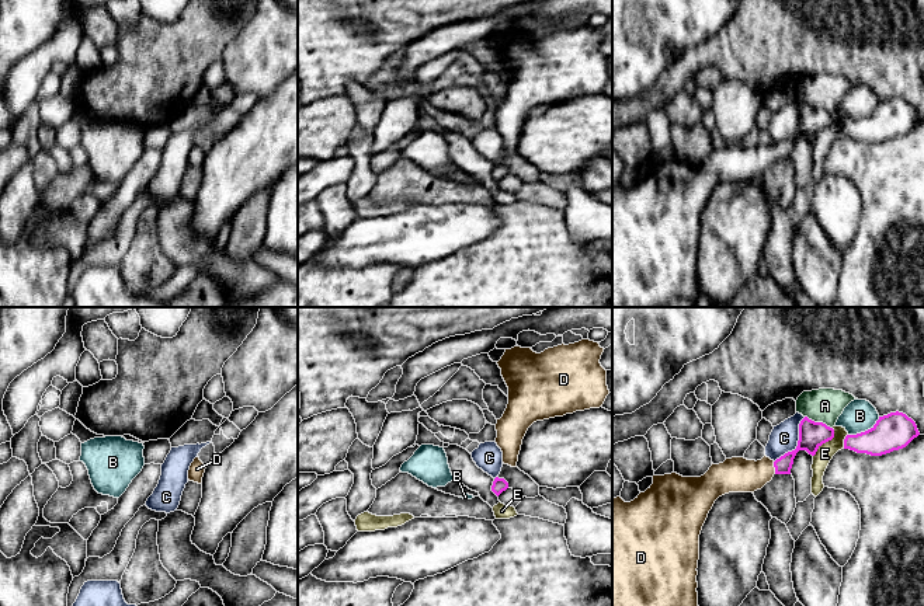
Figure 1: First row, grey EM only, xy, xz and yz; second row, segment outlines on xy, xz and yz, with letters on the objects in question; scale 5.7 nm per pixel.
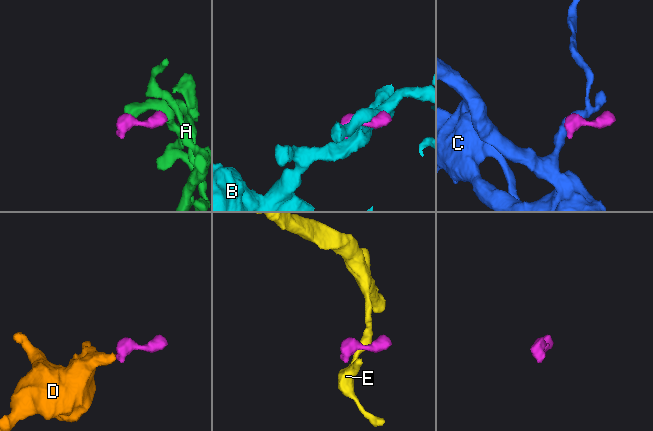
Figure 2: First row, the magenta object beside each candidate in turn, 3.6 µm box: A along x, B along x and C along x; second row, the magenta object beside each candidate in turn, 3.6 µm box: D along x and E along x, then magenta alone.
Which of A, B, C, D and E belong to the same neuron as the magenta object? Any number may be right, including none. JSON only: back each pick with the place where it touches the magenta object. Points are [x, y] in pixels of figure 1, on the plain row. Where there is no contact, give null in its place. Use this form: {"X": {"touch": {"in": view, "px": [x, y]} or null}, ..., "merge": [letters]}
{"D": {"touch": {"in": "yz", "px": [774, 152]}}, "merge": ["D"]}

